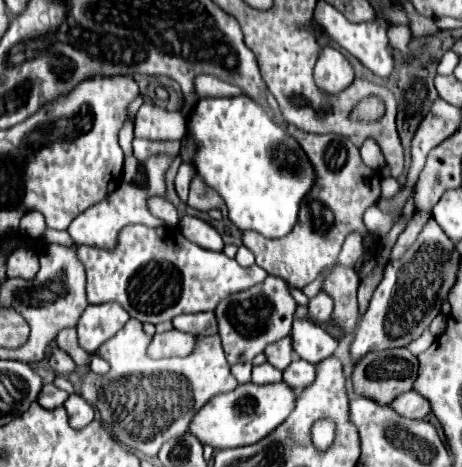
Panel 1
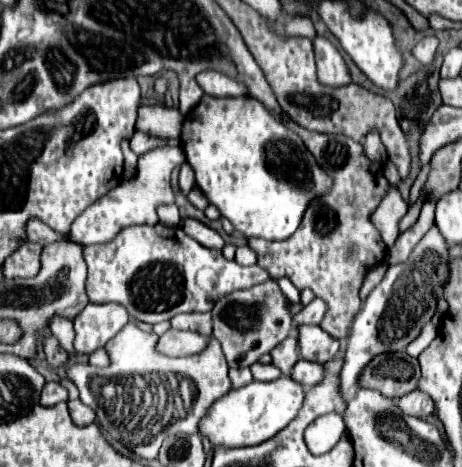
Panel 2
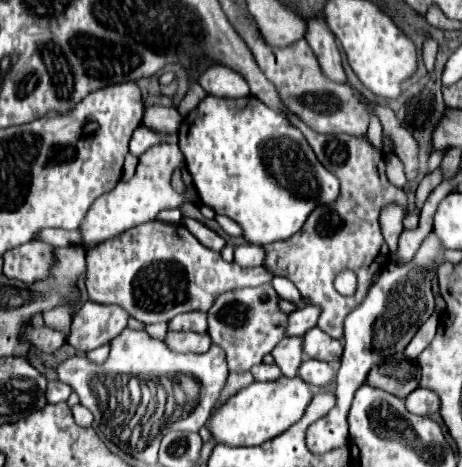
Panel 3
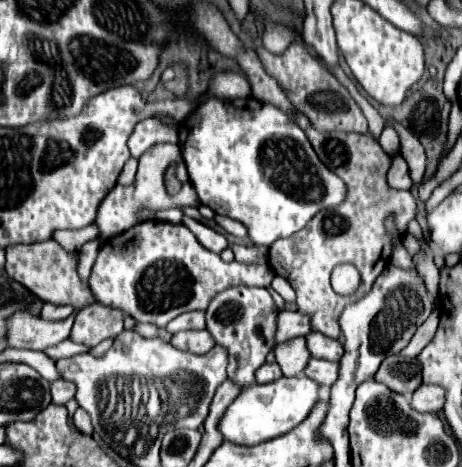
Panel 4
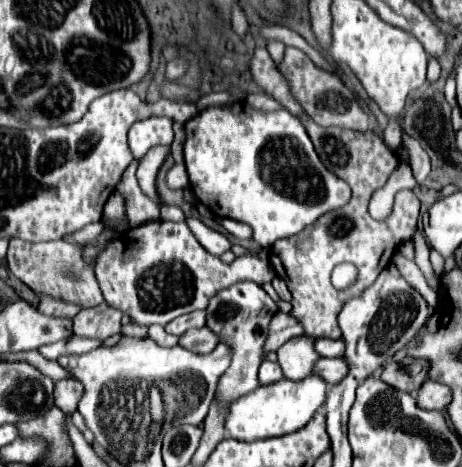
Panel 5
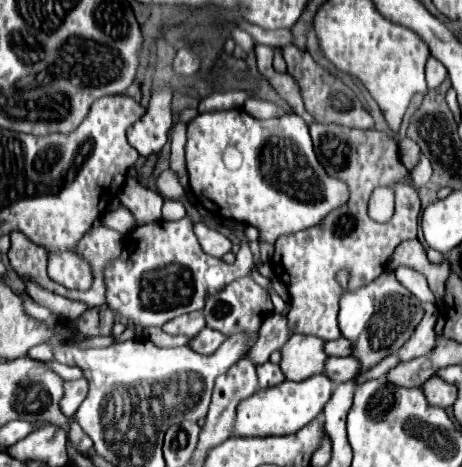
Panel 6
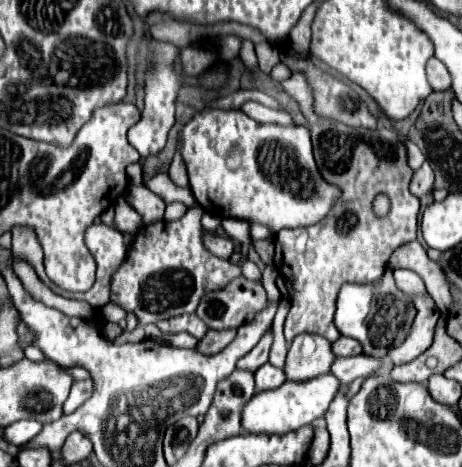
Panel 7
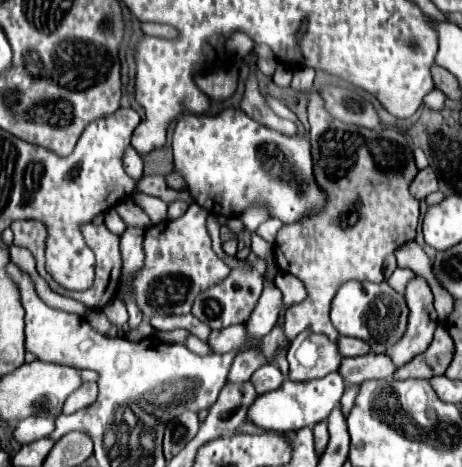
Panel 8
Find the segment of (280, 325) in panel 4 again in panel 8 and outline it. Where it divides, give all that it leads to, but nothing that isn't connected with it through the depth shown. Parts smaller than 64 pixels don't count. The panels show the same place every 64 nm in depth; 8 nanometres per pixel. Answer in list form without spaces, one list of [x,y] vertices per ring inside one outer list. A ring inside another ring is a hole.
[[[256,350],[238,354],[234,358],[232,366],[230,366],[230,372],[228,372],[226,382],[228,384],[244,384],[244,382],[248,382],[250,376],[254,374],[254,370],[260,368],[264,362],[266,362],[264,356],[260,356],[260,352],[256,352]]]

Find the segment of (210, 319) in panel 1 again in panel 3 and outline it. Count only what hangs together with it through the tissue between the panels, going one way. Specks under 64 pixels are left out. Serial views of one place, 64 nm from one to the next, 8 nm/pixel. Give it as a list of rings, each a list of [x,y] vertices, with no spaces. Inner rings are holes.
[[[186,312],[168,322],[168,330],[192,330],[206,332],[206,312]]]

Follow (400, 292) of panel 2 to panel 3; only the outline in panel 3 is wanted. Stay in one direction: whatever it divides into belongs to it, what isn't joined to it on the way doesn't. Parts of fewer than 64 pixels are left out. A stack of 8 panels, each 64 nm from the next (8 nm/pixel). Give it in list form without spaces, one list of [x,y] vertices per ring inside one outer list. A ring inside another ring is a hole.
[[[430,232],[416,256],[406,264],[386,266],[380,278],[370,288],[362,304],[358,304],[344,318],[344,354],[340,370],[336,374],[336,404],[334,408],[312,428],[308,428],[308,446],[310,448],[342,448],[348,442],[348,410],[354,398],[354,392],[360,384],[366,382],[370,370],[384,358],[396,352],[402,352],[416,330],[430,318],[434,312],[434,294],[432,294],[432,276],[436,272],[436,256],[440,256],[440,242],[436,234]]]

